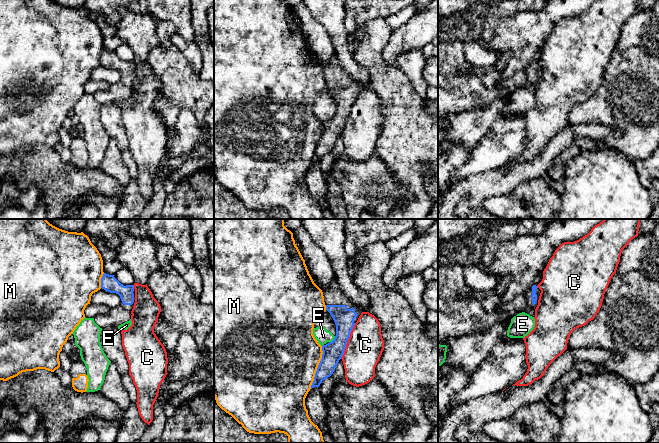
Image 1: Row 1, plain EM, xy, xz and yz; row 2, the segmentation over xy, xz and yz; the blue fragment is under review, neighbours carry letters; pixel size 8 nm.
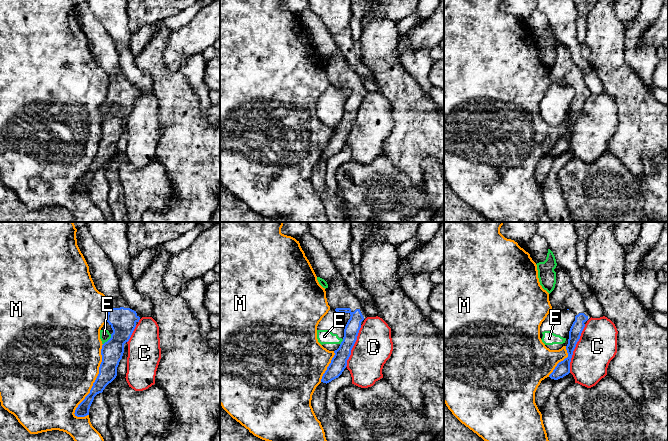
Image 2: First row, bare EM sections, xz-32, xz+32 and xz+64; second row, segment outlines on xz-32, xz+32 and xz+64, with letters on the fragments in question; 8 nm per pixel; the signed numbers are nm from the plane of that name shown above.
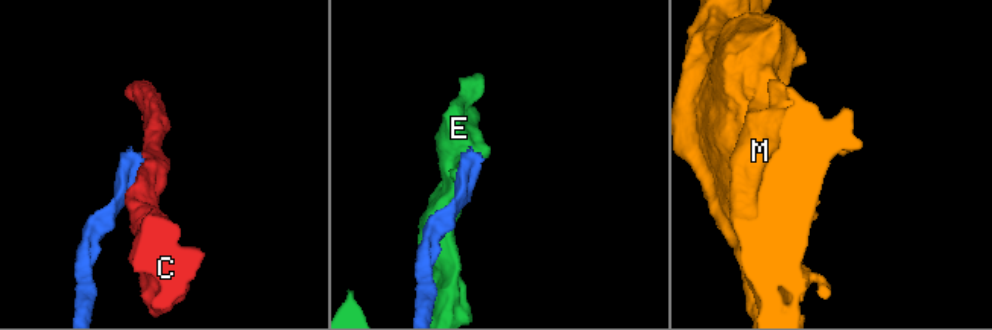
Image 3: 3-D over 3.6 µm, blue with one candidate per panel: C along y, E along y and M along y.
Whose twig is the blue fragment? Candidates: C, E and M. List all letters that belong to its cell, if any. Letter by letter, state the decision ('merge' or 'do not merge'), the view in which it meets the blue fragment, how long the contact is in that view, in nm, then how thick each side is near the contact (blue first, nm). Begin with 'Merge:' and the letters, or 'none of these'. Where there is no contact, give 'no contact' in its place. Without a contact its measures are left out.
Merge: none of these
C: do not merge; contact in xz; length 320 nm; calibres 160 and 300 nm
E: do not merge; contact in xz; length 80 nm; calibres 160 and 120 nm
M: do not merge; contact in xz; length 360 nm; calibres 160 and 480 nm

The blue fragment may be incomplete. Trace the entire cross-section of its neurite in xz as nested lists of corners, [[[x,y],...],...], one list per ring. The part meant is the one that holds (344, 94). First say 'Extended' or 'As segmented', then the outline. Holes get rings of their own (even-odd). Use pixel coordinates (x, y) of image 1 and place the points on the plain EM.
Extended. [[[336,56],[322,68],[326,86],[336,101],[336,112],[332,118],[322,122],[322,135],[315,149],[311,165],[319,163],[323,156],[333,150],[344,130],[350,109],[362,89],[360,84],[345,72]]]

